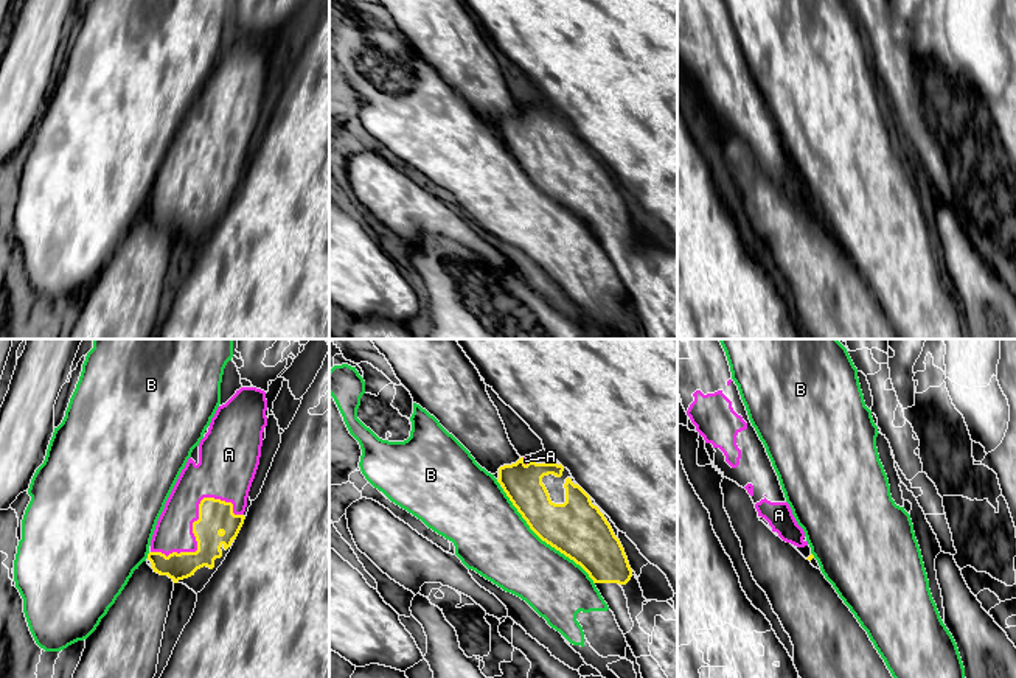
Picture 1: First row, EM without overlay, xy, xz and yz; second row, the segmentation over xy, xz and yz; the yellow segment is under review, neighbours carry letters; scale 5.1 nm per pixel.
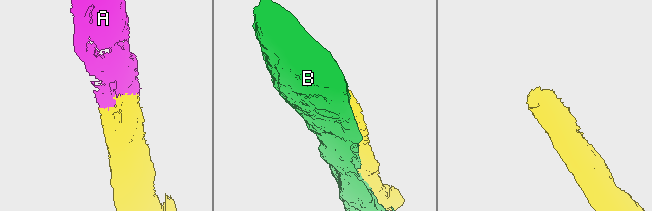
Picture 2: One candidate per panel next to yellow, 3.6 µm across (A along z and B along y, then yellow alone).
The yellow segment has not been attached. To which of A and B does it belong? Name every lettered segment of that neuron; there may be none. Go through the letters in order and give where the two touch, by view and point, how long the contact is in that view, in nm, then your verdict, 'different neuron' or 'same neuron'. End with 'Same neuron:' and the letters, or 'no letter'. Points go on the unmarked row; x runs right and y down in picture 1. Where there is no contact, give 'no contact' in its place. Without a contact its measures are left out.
A: xy (193, 176) | 500 nm | same neuron
B: xz (544, 192) | 700 nm | different neuron
Same neuron: A

